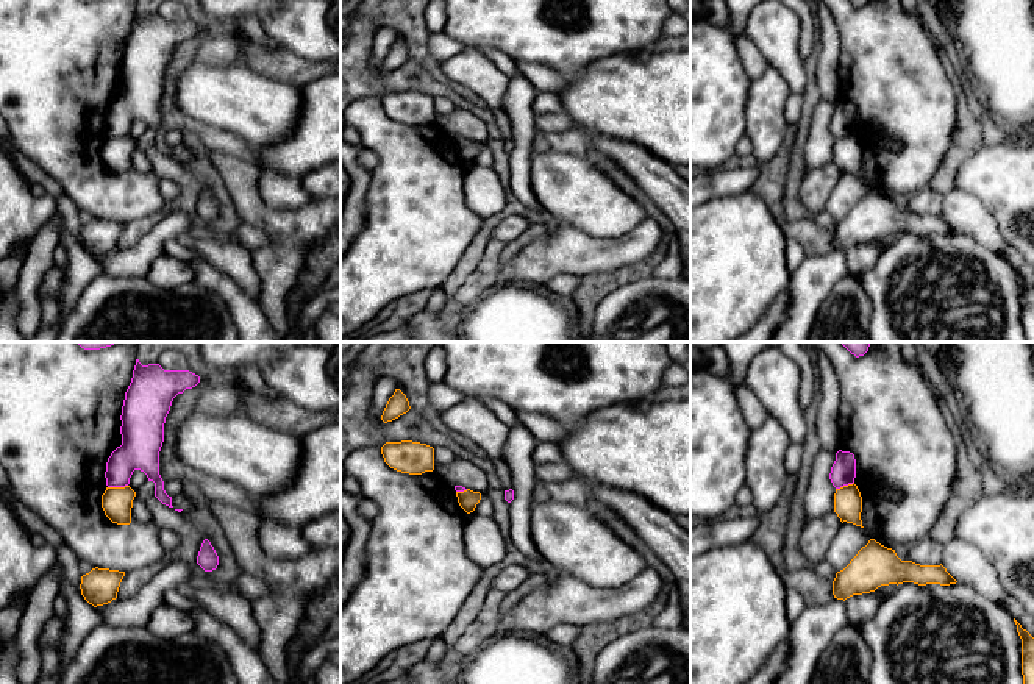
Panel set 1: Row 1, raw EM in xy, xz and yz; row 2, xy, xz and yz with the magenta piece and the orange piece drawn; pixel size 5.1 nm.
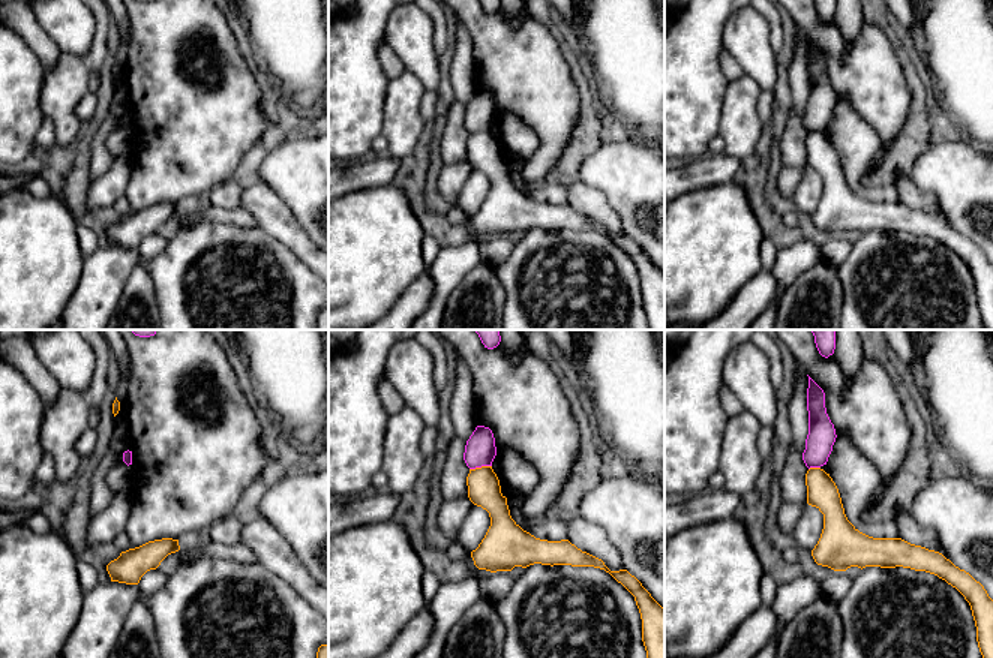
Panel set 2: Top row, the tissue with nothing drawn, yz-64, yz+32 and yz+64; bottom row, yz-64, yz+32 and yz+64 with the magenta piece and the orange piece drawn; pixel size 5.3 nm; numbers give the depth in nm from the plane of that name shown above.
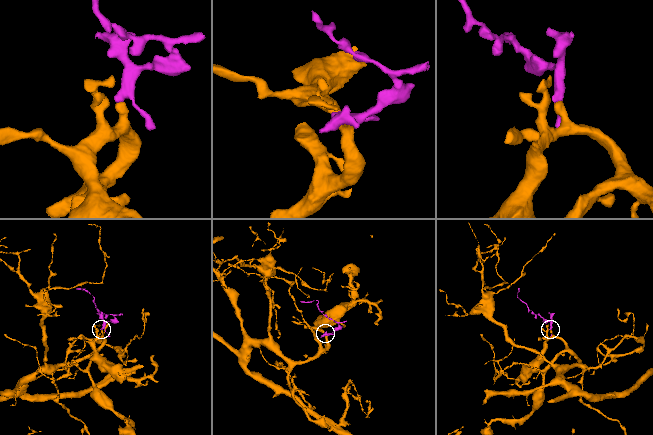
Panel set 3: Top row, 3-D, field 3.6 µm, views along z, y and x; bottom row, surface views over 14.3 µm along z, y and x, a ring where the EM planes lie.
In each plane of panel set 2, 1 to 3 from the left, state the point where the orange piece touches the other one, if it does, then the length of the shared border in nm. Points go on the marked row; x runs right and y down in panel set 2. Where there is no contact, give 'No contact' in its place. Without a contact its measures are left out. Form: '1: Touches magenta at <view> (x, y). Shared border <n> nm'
1: No contact
2: Touches magenta at yz+32 (480, 466). Shared border 120 nm
3: Touches magenta at yz+64 (813, 466). Shared border 70 nm

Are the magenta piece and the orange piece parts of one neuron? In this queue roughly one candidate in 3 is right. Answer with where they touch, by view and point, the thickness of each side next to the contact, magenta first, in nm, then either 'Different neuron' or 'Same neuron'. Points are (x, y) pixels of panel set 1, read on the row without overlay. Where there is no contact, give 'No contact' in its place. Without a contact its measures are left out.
Touches magenta at xy (117, 136). Thickness 200 nm (magenta) against 160 nm. Different neuron

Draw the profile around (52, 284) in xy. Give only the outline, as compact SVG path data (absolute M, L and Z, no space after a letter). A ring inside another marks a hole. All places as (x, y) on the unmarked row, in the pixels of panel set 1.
M53 265L45 275L39 286L39 298L53 297L58 303L61 301L64 286L66 267Z

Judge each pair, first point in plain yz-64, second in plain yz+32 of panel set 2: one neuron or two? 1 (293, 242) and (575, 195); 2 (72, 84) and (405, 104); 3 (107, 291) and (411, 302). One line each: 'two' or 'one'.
1: one
2: one
3: two

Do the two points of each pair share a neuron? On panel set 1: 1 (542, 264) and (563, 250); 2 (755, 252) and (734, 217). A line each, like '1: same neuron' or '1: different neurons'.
1: same neuron
2: same neuron

